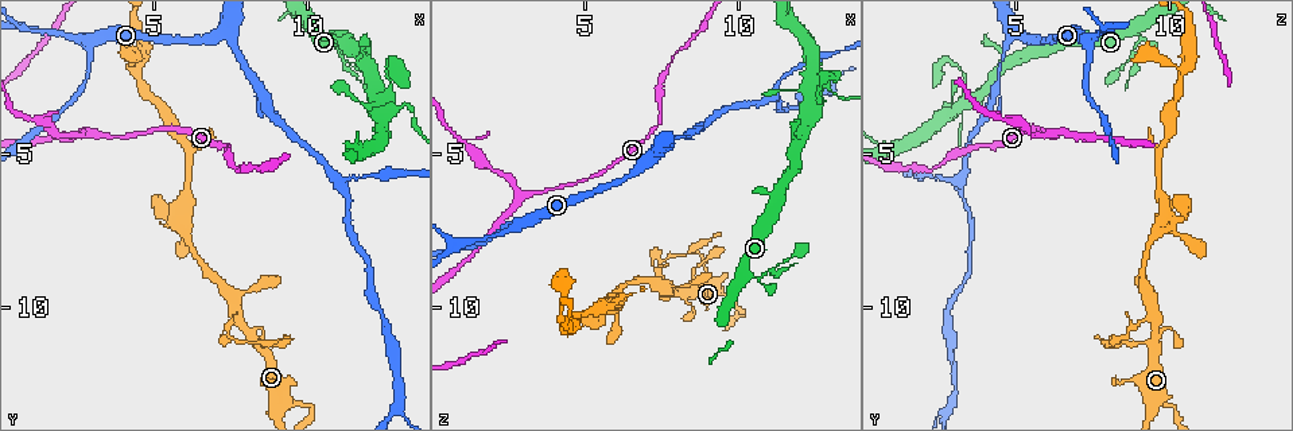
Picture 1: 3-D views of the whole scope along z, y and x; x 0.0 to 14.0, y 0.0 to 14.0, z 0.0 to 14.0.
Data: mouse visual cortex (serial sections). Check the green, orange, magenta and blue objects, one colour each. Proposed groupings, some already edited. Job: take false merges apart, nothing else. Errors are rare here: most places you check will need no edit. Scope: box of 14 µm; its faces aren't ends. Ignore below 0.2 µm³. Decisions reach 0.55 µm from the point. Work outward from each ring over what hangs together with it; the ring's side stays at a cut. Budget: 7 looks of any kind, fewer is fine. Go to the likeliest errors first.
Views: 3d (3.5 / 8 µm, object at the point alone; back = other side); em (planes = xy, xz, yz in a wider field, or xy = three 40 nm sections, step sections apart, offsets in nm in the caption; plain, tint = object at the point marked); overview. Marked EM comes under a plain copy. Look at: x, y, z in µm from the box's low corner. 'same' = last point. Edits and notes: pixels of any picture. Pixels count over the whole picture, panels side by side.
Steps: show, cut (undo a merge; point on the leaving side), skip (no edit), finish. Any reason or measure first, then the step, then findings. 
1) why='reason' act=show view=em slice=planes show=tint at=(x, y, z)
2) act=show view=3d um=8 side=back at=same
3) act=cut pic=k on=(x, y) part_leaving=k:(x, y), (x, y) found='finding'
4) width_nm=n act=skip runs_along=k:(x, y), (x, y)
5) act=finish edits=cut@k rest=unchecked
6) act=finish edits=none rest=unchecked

why='side arm on a straight run' act=show view=3d um=3.5 side=back at=(2.9, 1.4, 7.3)

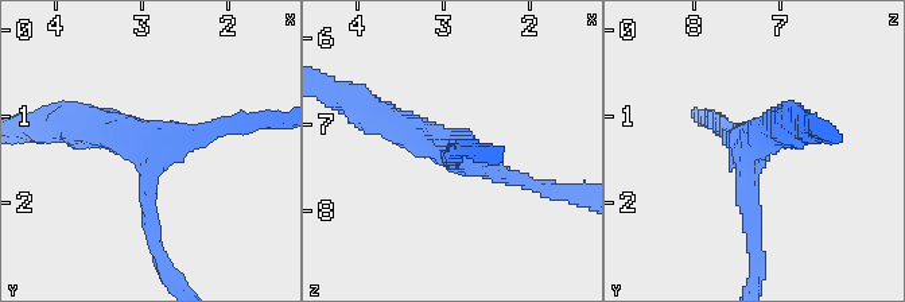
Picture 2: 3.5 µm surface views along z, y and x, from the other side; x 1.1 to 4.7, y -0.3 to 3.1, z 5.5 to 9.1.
arms=3 arm_widths_nm=200,200,400 act=show view=em slice=xy step=2 show=tint at=(2.90, 1.30, 7.30)

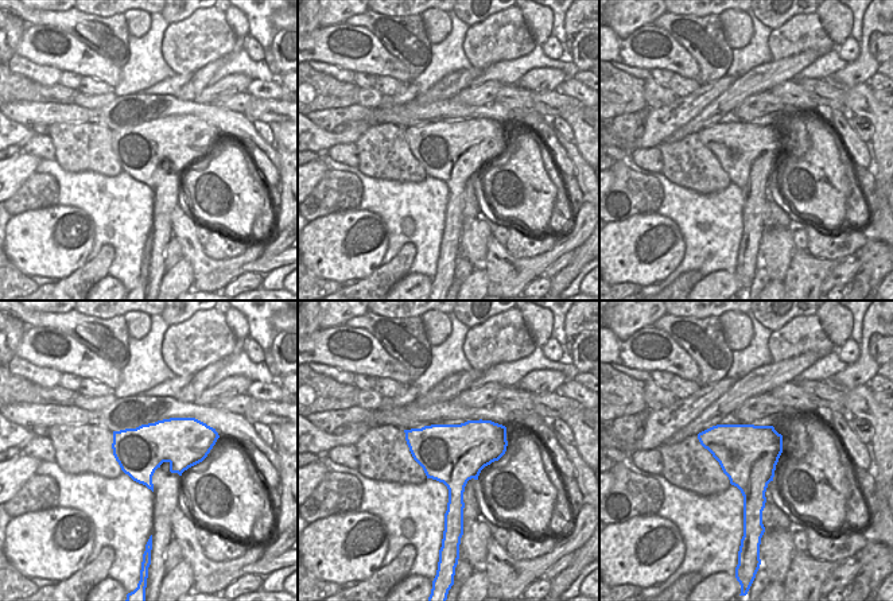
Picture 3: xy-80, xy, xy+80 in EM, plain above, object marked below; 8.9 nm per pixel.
act=skip found='all the same cell'

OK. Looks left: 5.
why='sharp bend' act=show view=3d um=3.5 at=(9.8, 13.2, 9.9)

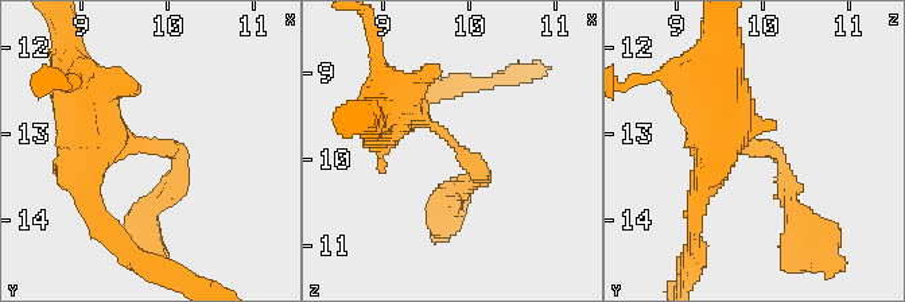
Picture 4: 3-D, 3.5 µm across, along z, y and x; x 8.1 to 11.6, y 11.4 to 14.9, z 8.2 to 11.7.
arm_widths_nm=200,450 why='shape alone is not enough' act=show view=em slice=xy step=1 show=tint at=(9.85, 13.10, 9.85)

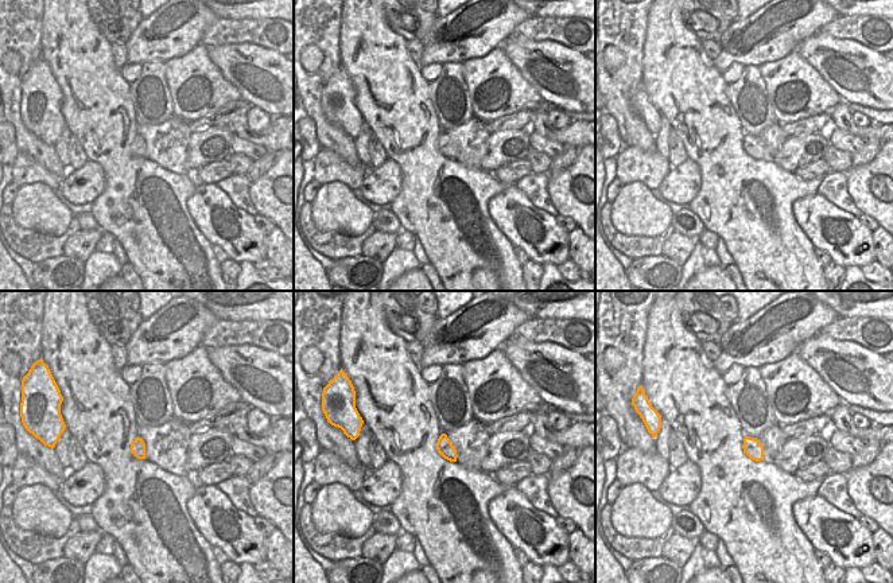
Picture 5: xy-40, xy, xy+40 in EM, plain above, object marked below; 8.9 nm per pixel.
width_nm=150 act=skip runs_along=4:(85, 124), (177, 153), (160, 202) found='one cell here'

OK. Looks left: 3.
why='three-way junction' act=show view=3d um=3.5 side=back at=(11.1, 5.9, 3.2)

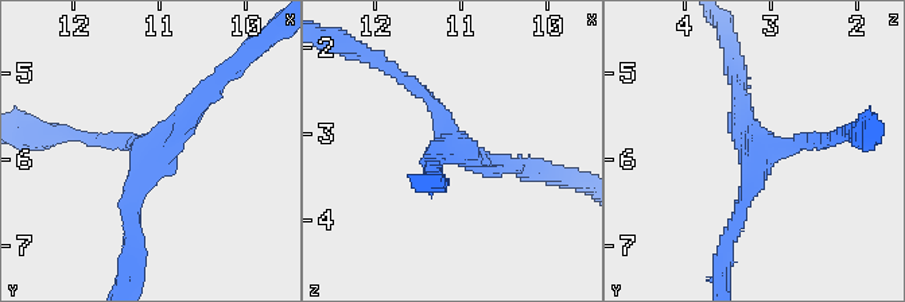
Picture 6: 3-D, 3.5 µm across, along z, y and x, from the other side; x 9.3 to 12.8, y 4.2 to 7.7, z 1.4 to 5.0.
arms=3 arm_widths_nm=150,200,250 why='now the EM' act=show view=em slice=xy step=3 show=tint at=(11.00, 5.85, 3.20)

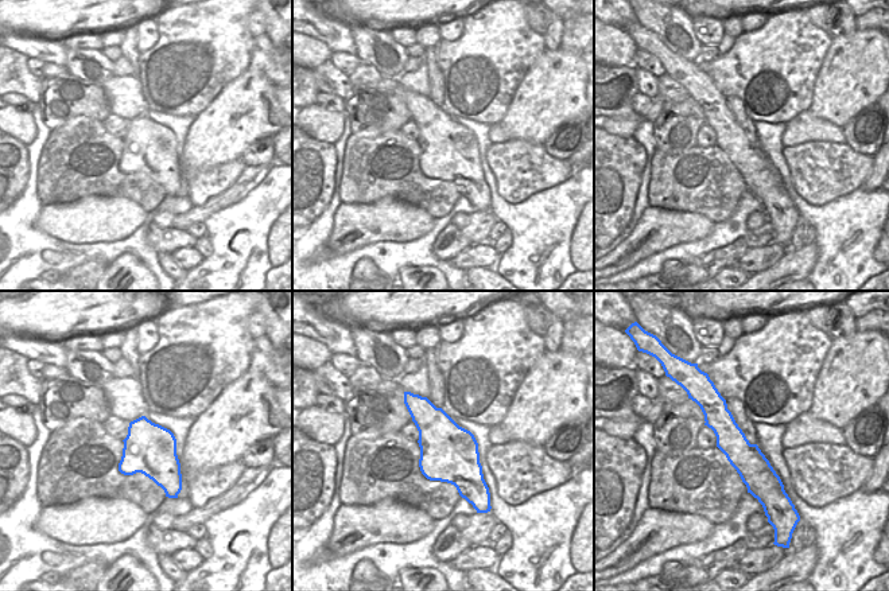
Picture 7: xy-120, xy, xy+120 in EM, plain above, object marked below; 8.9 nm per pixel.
act=skip runs_along=6:(220, 82), (142, 170), (132, 228) found='continuous, no second cell'

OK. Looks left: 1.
act=finish edits=none rest=unchecked

